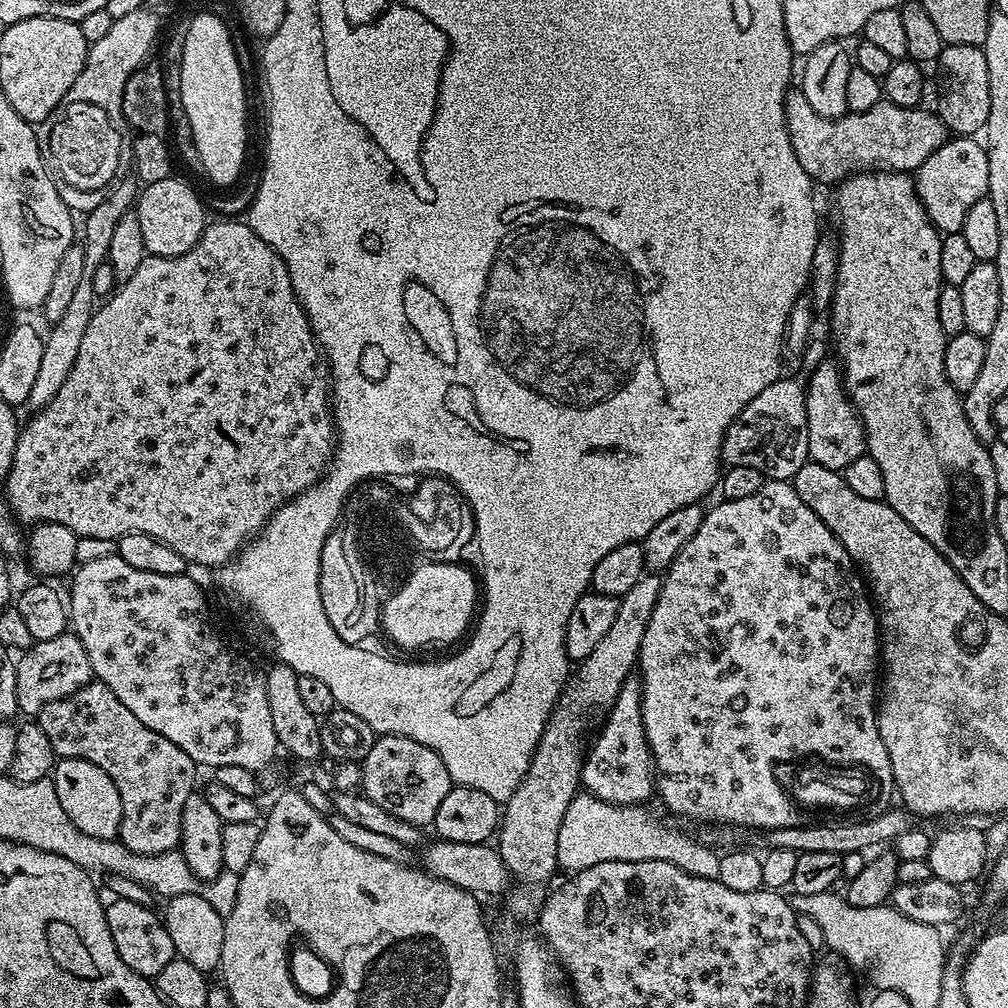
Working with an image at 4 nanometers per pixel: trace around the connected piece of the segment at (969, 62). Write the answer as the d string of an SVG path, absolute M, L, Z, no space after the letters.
M945 44L942 54L936 59L934 71L936 71L936 92L940 95L934 105L934 111L941 122L948 127L949 133L957 137L975 137L983 133L988 127L990 118L990 70L986 66L983 47Z

